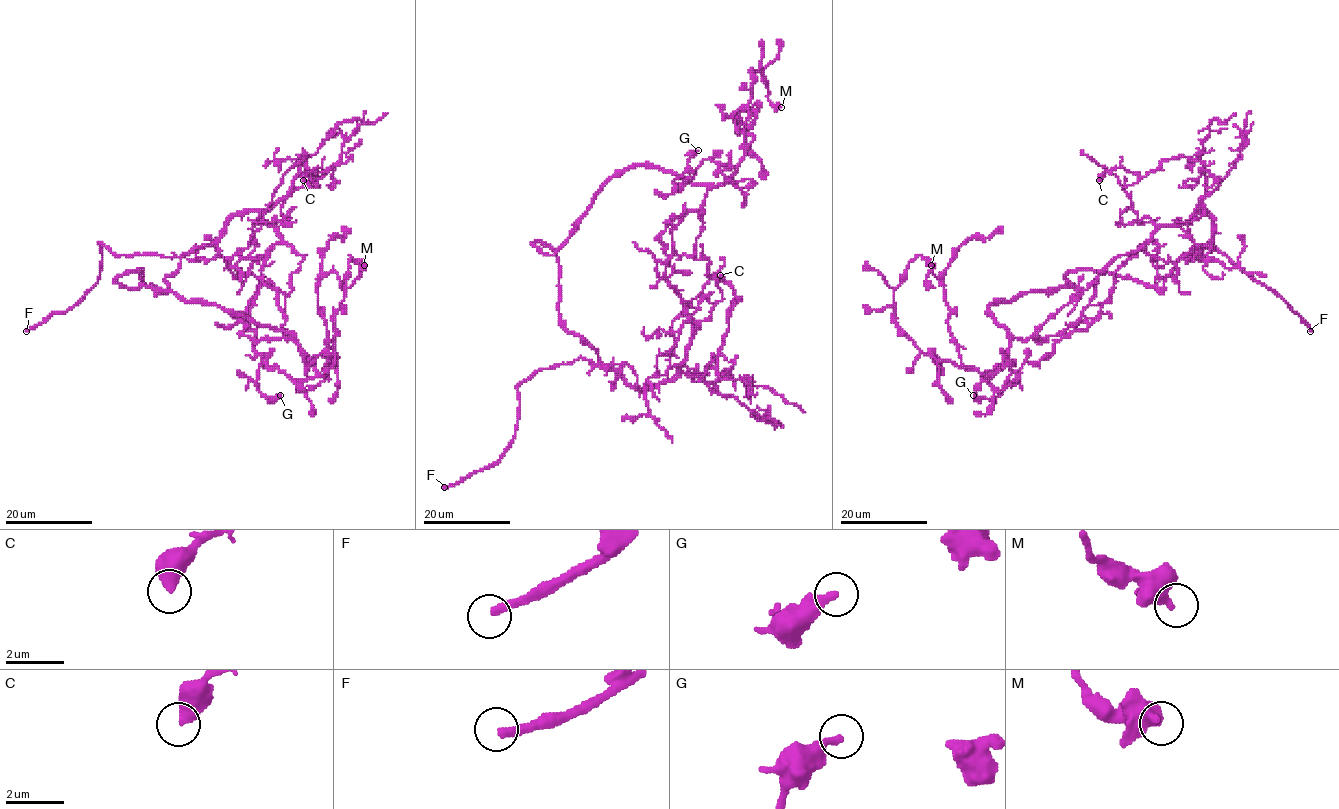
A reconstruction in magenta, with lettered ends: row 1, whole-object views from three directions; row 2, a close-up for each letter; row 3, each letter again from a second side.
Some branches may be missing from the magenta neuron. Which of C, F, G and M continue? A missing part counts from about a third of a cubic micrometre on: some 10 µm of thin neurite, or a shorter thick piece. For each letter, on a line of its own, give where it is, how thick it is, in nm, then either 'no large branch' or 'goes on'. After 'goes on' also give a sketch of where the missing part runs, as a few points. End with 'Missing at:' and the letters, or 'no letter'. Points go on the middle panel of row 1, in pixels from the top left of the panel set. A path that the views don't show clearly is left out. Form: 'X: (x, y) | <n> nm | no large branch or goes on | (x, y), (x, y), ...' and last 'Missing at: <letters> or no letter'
C: (720, 275) | 550 nm | no large branch
F: (444, 487) | 280 nm | goes on
G: (698, 150) | 320 nm | no large branch
M: (781, 107) | 480 nm | no large branch
Missing at: F

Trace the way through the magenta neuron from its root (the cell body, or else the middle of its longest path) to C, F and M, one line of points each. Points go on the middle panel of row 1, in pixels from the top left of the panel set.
C: (711, 310), (680, 367), (704, 382), (718, 378), (717, 353), (736, 299), (720, 275)
F: (711, 310), (680, 370), (647, 389), (582, 358), (536, 370), (518, 387), (517, 430), (505, 453), (444, 487)
M: (711, 310), (723, 293), (694, 244), (706, 192), (744, 153), (752, 70), (762, 70), (768, 100), (781, 107)

